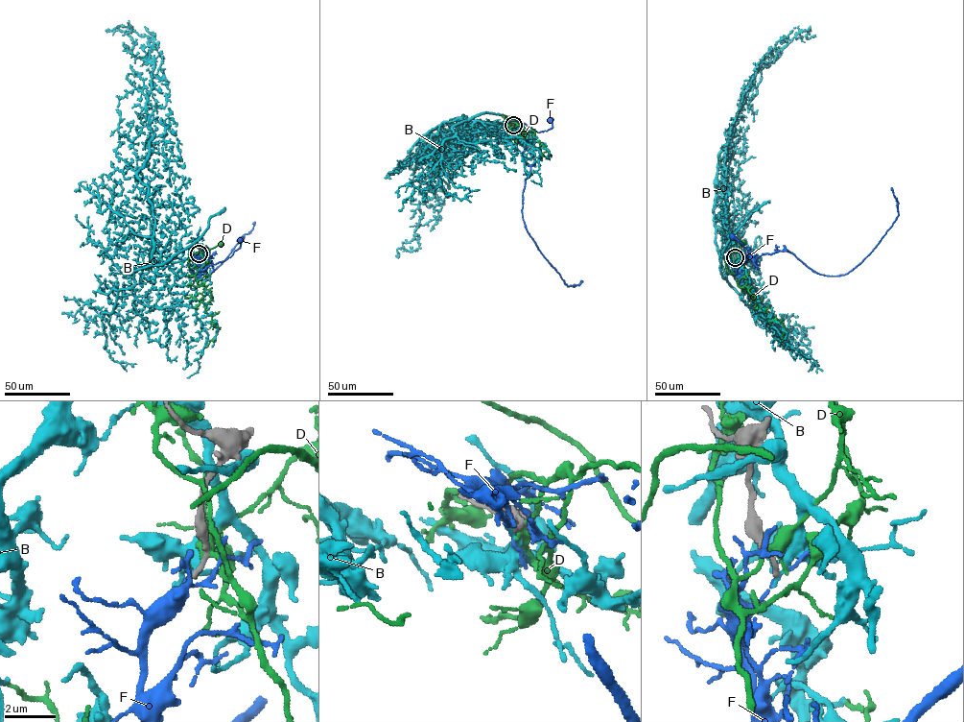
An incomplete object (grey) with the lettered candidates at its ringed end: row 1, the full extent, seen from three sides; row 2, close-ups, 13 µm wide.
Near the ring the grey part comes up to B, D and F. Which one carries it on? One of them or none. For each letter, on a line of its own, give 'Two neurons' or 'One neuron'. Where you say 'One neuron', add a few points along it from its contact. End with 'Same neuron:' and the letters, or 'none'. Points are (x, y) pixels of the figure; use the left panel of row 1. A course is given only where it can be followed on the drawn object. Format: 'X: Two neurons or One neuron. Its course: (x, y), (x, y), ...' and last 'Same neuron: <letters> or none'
B: Two neurons
D: Two neurons
F: Two neurons
Same neuron: none

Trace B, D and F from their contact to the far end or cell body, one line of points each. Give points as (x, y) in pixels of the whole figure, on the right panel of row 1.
B: (736, 257), (733, 247), (729, 274), (715, 240), (718, 155), (757, 68), (802, 31), (812, 37)
D: (735, 256), (736, 275), (727, 271), (725, 259), (730, 252), (740, 249), (742, 242)
F: (736, 257), (734, 266), (739, 271), (735, 274), (747, 258), (744, 248), (733, 236)

